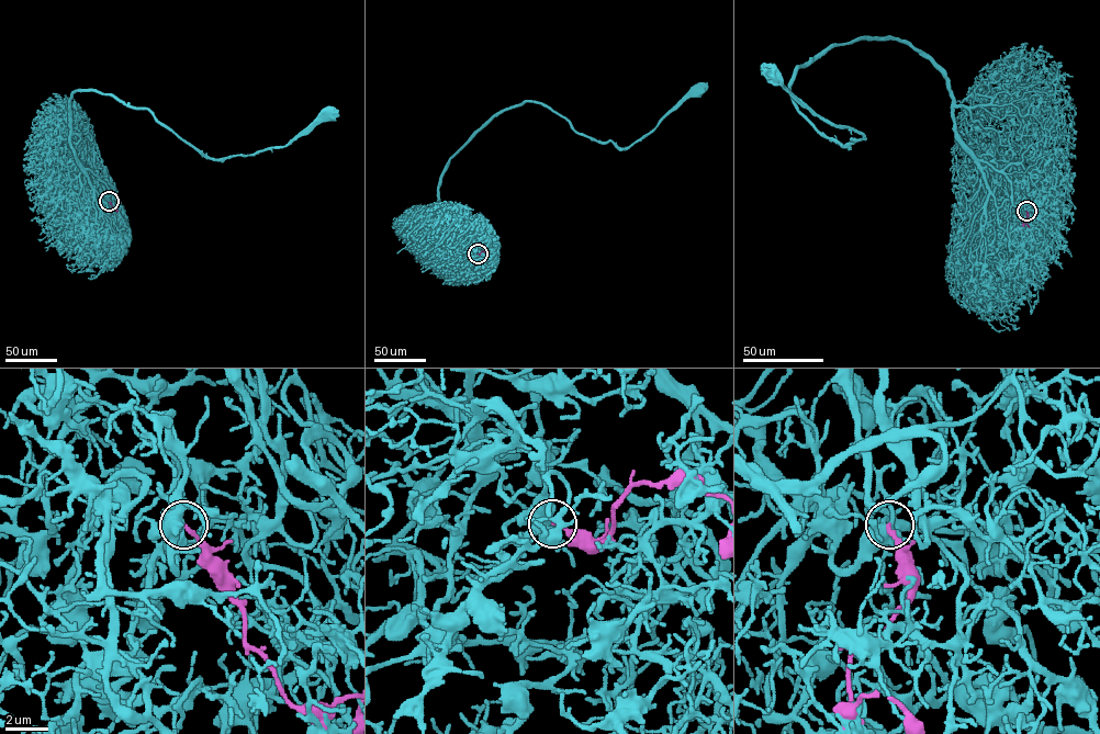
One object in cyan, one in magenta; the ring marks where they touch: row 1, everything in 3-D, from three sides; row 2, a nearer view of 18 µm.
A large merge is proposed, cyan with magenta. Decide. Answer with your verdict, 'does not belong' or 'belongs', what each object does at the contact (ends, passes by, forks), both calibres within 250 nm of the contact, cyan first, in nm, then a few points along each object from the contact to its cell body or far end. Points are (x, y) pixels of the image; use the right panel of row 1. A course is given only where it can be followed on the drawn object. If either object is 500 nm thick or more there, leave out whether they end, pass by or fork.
does not belong; cyan forks there; magenta ends there; 440 nm thick on the cyan side, 200 nm on the other; cyan runs (1026, 211), (996, 205), (949, 78), (907, 43), (796, 70), (794, 105), (844, 145), (862, 135), (771, 74); magenta runs (1026, 211), (1023, 224), (1029, 227)

